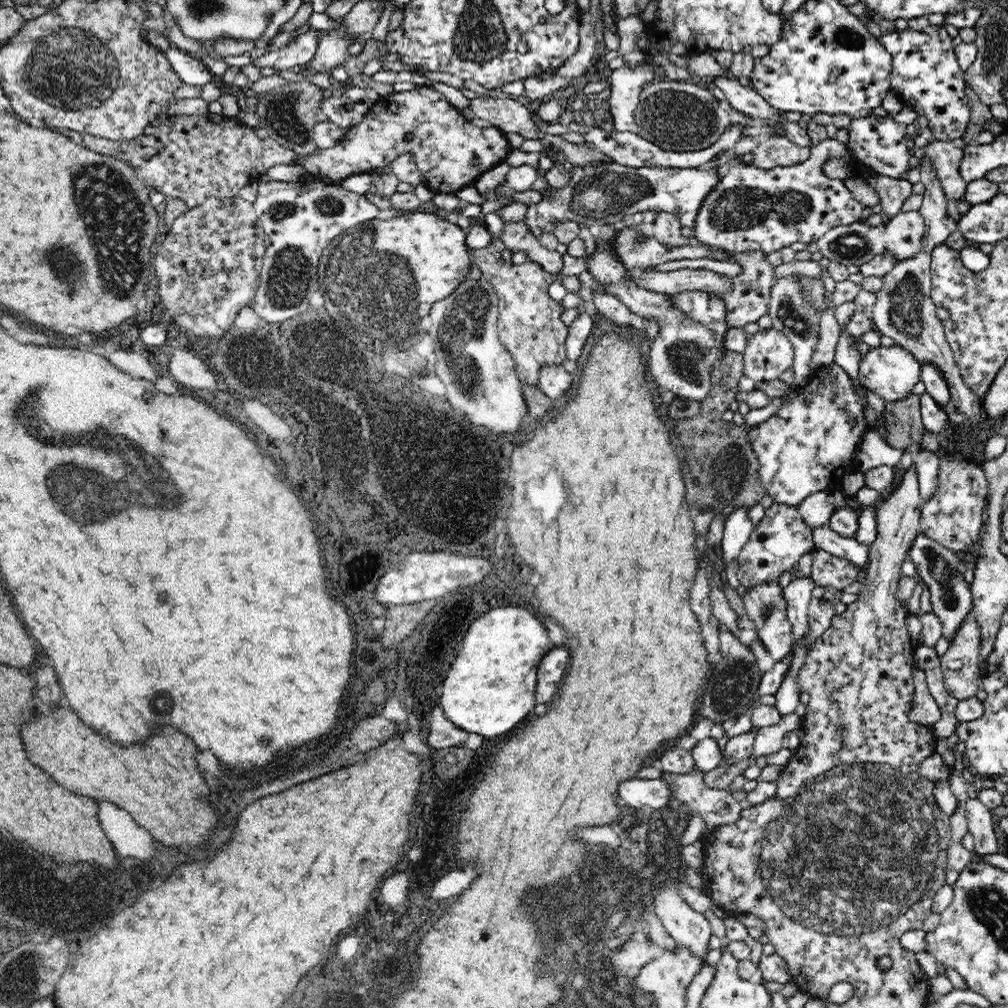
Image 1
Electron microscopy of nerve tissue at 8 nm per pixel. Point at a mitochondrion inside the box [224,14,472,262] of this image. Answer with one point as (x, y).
(283, 117)

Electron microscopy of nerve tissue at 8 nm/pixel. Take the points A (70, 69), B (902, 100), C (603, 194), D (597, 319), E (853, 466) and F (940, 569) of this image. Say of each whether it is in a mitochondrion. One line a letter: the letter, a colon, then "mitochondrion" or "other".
A: mitochondrion
B: other
C: mitochondrion
D: other
E: other
F: mitochondrion

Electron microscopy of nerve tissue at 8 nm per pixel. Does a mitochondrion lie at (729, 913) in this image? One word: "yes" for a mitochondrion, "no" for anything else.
no

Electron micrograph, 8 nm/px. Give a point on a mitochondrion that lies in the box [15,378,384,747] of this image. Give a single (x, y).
(86, 498)

